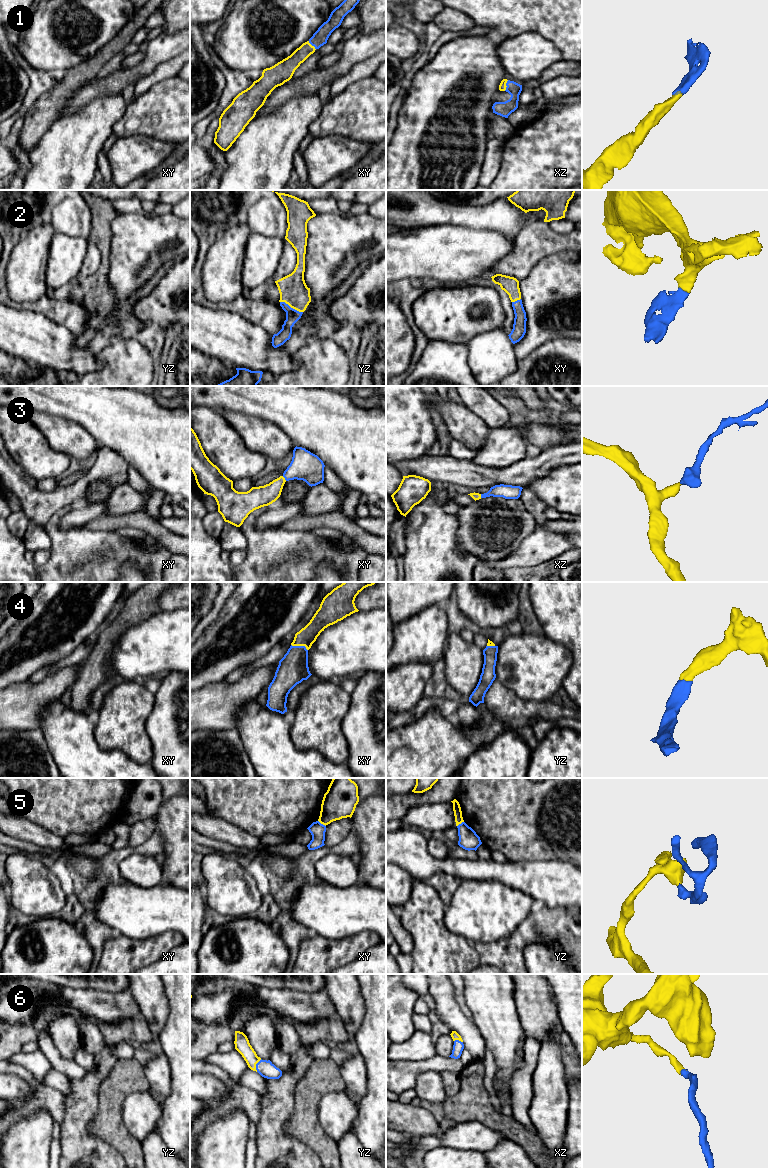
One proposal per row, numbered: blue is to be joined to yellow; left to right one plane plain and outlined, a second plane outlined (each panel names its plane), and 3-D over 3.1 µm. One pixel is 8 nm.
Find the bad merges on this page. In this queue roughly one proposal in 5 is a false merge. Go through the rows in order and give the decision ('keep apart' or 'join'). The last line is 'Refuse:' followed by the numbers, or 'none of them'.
1: join
2: join
3: join
4: join
5: keep apart
6: join
Refuse: 5

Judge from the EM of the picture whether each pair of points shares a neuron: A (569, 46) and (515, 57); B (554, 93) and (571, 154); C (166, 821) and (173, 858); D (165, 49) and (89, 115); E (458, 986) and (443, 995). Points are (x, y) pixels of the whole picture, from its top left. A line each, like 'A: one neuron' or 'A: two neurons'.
A: two neurons
B: two neurons
C: one neuron
D: two neurons
E: two neurons

